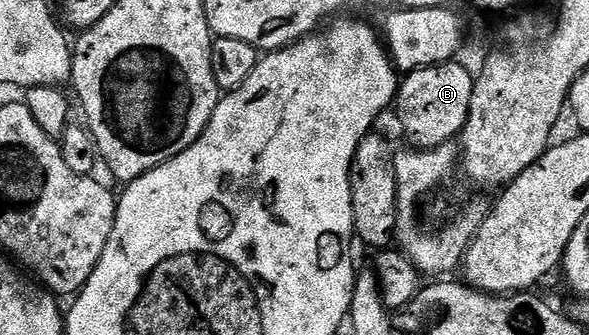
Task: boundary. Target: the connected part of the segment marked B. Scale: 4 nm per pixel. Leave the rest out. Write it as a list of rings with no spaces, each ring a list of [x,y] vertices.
[[[453,60],[403,75],[396,91],[394,111],[400,117],[400,126],[413,147],[432,150],[436,146],[449,145],[464,129],[470,112],[474,74],[458,63]]]

